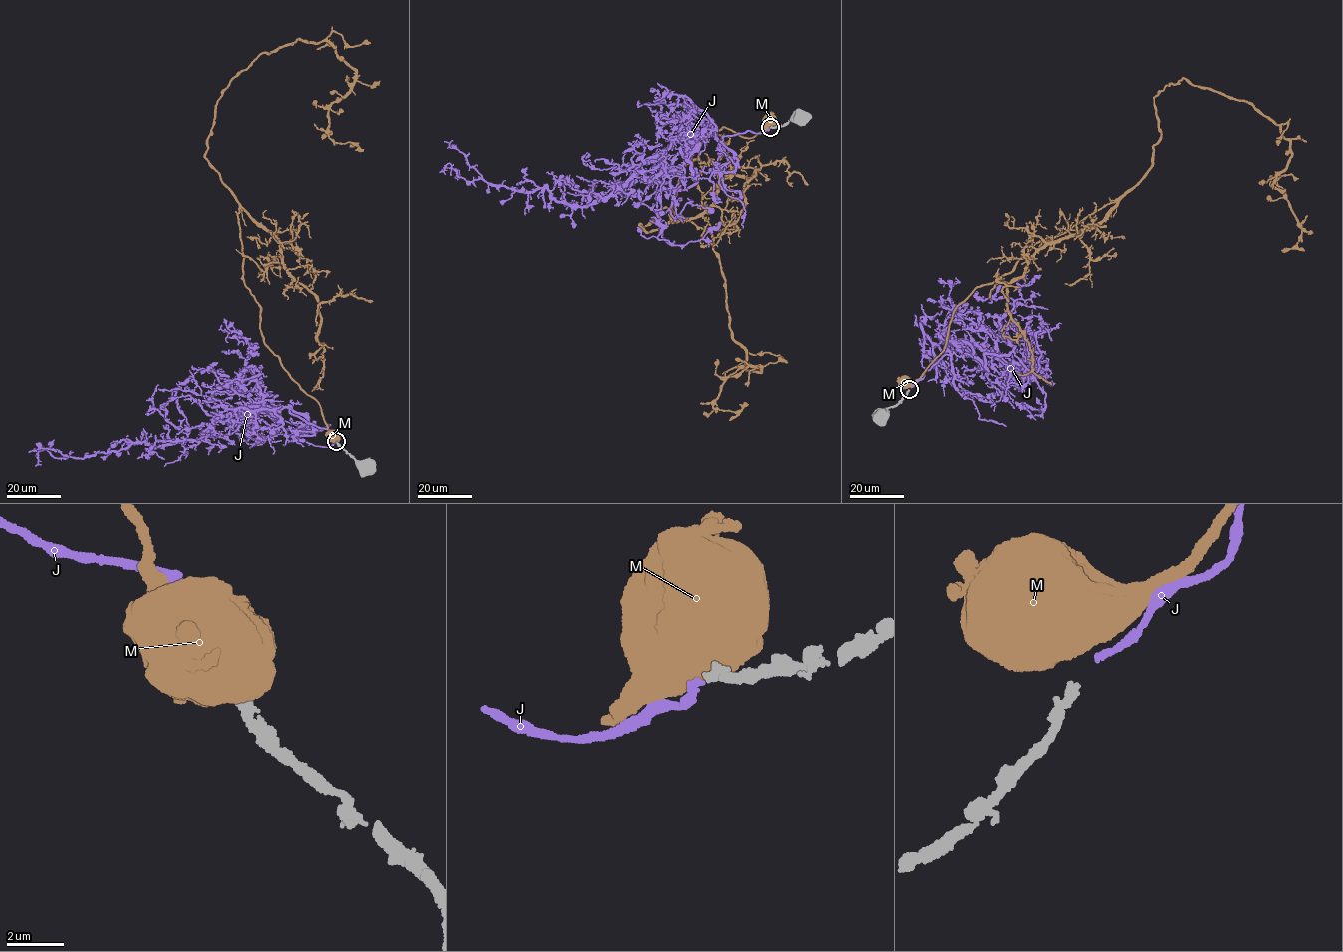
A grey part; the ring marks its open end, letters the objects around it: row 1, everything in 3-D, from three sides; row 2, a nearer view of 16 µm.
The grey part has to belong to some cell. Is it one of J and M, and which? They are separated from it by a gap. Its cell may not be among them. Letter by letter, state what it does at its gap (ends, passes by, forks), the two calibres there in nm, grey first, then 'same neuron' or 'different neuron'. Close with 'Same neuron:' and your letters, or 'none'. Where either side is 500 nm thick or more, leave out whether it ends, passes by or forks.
J: it ends | 360/240 nm | same neuron
M: 360/1000 nm | different neuron
Same neuron: J

